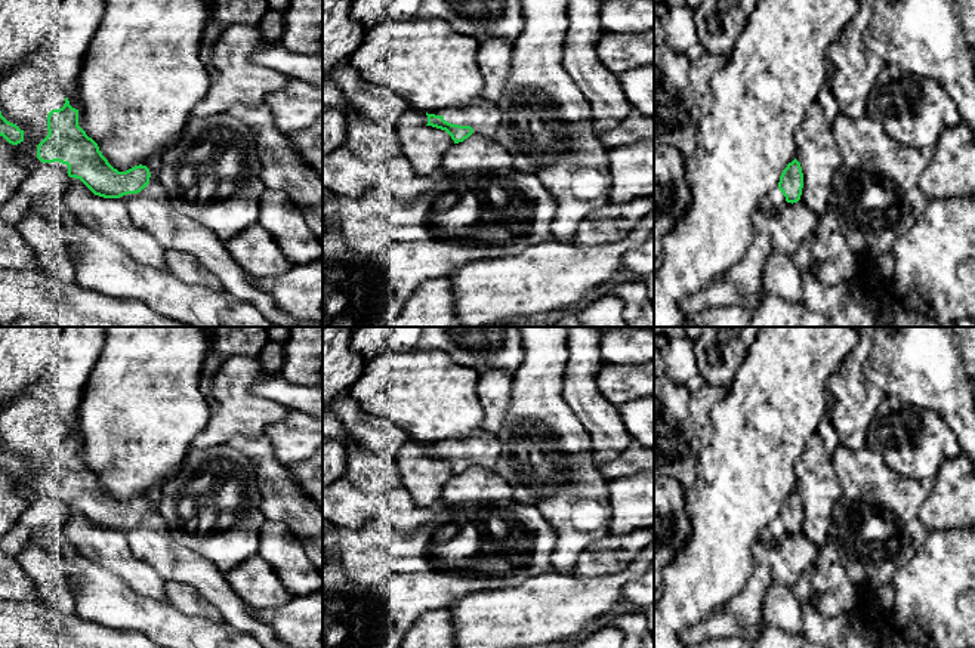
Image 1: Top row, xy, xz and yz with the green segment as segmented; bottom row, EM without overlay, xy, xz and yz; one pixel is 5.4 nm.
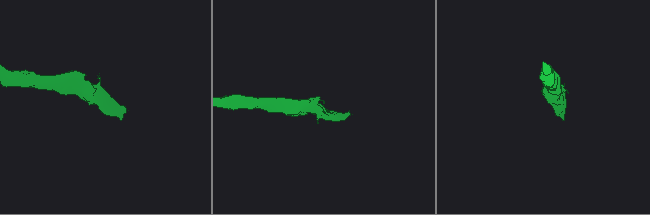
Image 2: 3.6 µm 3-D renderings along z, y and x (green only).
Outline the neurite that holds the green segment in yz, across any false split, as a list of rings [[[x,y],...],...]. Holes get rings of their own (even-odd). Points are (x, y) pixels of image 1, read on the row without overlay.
[[[794,490],[783,502],[778,518],[763,528],[760,540],[769,547],[778,546],[783,537],[787,534],[793,536],[800,531],[802,519],[803,504],[800,494]]]

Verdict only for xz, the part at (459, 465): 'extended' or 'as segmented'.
extended

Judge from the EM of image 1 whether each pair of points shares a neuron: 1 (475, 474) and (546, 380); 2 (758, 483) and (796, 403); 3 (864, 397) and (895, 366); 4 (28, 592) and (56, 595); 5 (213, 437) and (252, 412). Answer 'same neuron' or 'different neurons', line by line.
1: different neurons
2: same neuron
3: different neurons
4: different neurons
5: same neuron

